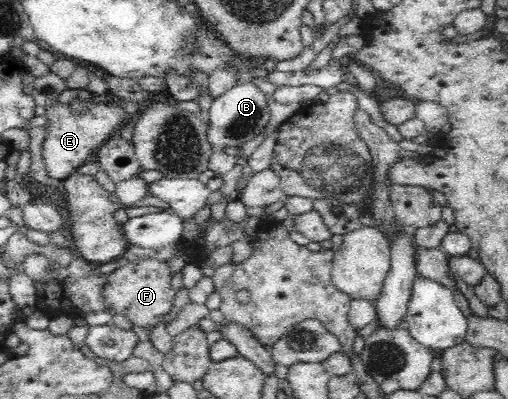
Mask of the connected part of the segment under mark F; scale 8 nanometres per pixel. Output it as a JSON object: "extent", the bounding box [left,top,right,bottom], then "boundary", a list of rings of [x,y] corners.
{"extent":[104,258,176,328],"boundary":[[[142,258],[136,262],[119,261],[117,268],[110,274],[110,282],[104,284],[104,299],[111,304],[112,314],[126,316],[130,323],[144,327],[158,328],[174,306],[176,291],[170,286],[172,275],[167,262],[155,258]]]}

